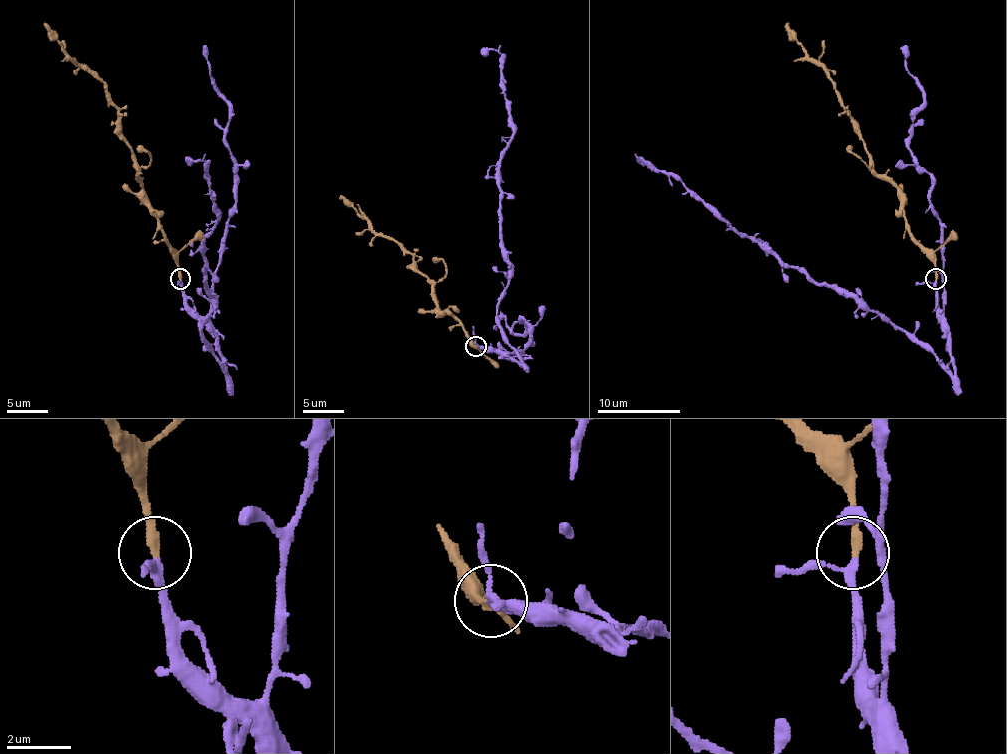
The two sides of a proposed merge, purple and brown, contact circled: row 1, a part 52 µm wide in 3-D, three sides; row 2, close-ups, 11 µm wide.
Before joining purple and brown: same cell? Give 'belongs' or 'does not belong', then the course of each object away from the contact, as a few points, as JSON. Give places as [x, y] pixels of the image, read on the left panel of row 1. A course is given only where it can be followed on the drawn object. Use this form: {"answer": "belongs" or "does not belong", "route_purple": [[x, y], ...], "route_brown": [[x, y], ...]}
{"answer": "belongs", "route_purple": [[181, 279], [183, 304], [226, 366], [201, 329], [214, 298], [203, 242], [218, 211], [205, 164], [185, 159]], "route_brown": [[181, 279], [179, 257], [141, 188], [133, 153], [121, 133], [119, 110], [104, 85], [65, 52], [44, 23]]}

